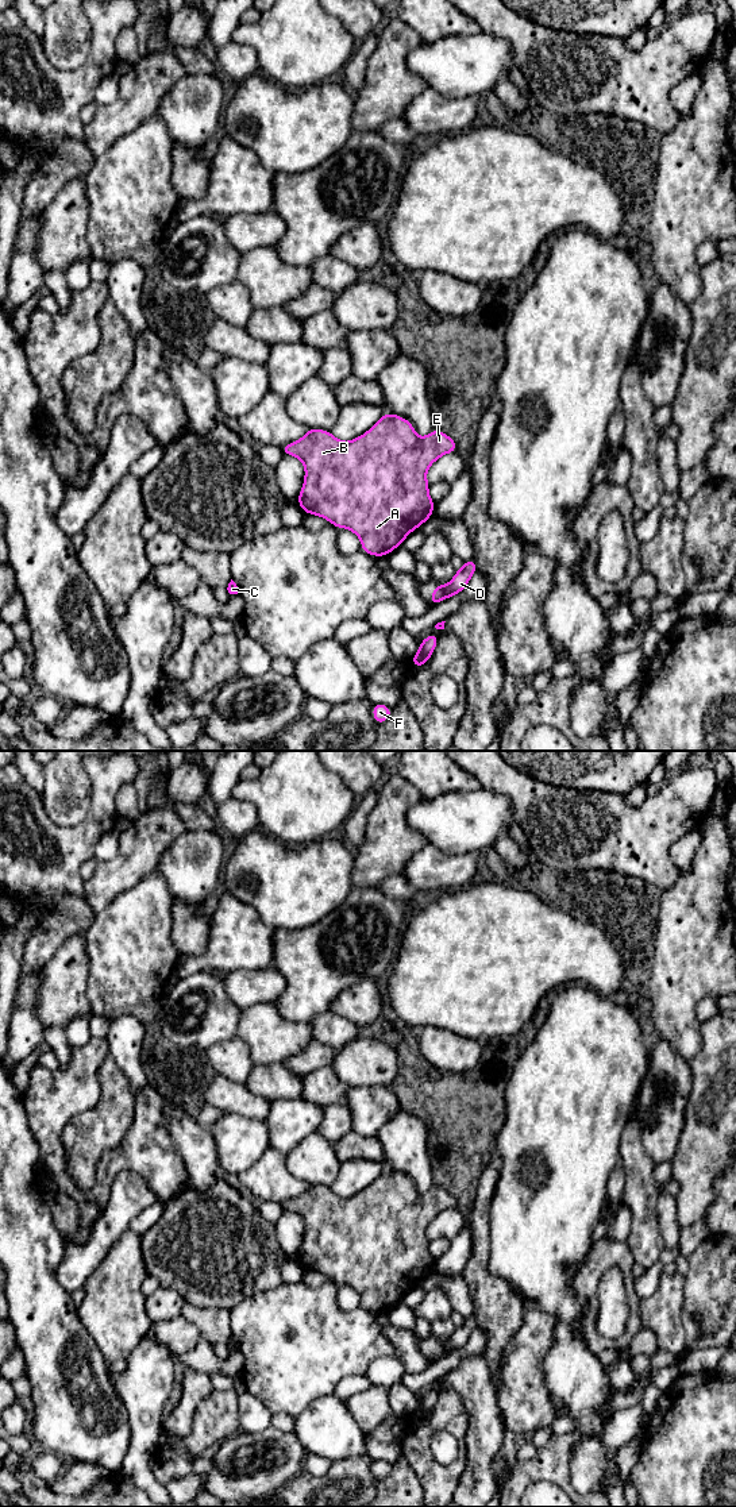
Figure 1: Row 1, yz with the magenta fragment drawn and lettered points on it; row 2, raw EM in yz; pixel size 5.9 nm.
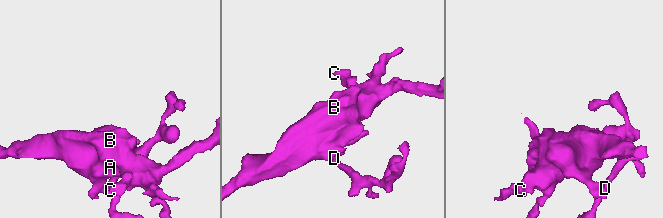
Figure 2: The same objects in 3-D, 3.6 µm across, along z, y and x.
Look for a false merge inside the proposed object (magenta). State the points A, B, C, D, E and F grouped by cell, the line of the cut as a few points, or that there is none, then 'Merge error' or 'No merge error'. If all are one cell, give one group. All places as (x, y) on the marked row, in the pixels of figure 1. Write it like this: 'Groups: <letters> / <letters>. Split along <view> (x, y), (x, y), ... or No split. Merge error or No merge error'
Groups: A B C E / D F. Split along yz (446, 585), (444, 597). Merge error

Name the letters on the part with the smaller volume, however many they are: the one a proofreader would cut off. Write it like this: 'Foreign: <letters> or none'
Foreign: D, F

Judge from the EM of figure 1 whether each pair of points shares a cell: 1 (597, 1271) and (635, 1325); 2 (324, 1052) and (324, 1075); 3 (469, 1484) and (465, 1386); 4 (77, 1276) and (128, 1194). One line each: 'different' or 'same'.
1: same
2: different
3: same
4: same

